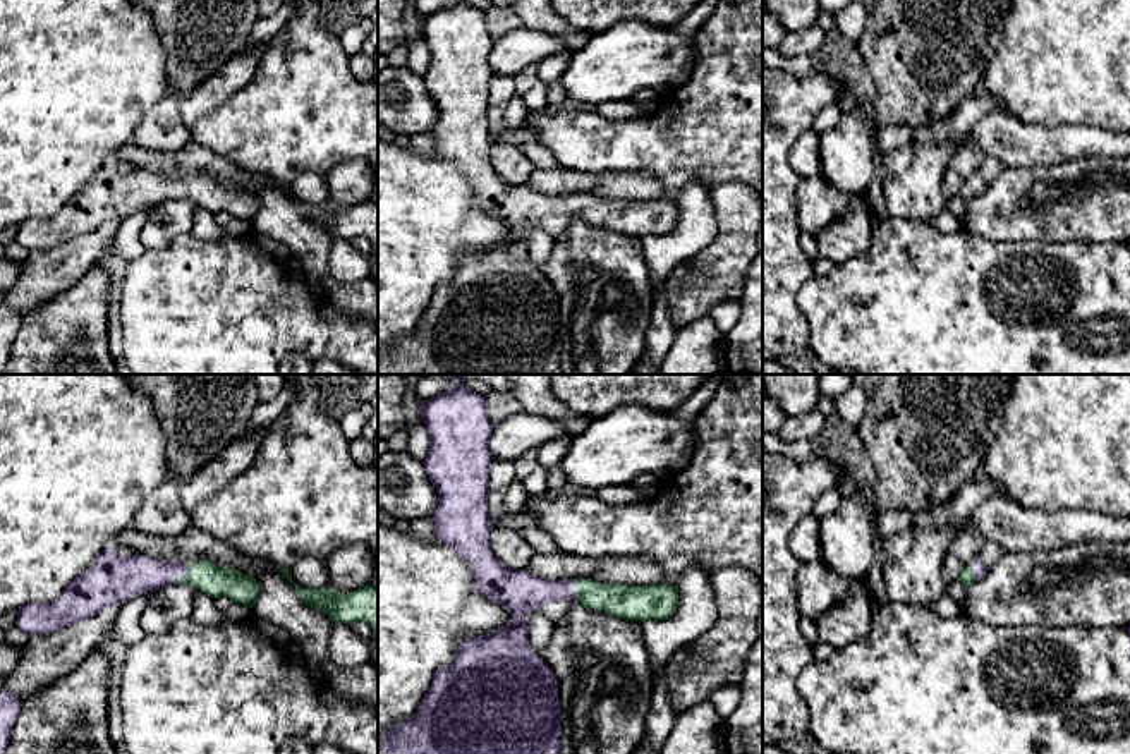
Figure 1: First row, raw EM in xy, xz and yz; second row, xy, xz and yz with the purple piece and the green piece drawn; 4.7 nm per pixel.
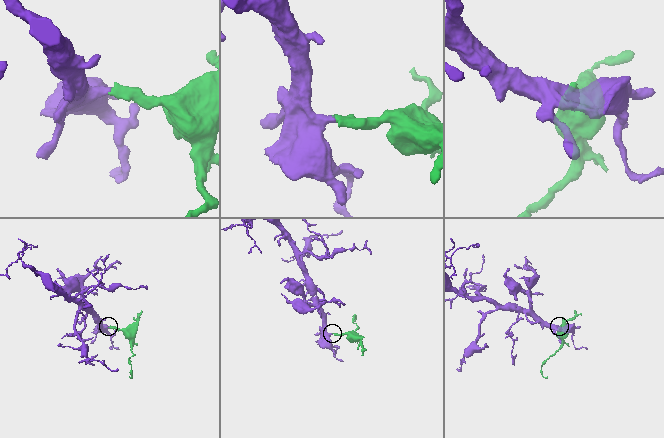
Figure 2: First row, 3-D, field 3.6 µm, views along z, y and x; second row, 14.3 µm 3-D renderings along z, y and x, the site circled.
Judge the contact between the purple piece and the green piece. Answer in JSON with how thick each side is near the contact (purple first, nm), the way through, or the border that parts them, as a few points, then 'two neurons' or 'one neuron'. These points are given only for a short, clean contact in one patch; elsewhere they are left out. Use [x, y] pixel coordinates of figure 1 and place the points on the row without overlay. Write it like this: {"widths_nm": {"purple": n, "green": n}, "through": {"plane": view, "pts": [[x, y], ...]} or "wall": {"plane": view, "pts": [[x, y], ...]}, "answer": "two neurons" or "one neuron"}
{"widths_nm": {"purple": 190, "green": 150}, "through": {"plane": "xy", "pts": [[131, 191], [184, 189], [205, 191]]}, "answer": "one neuron"}

